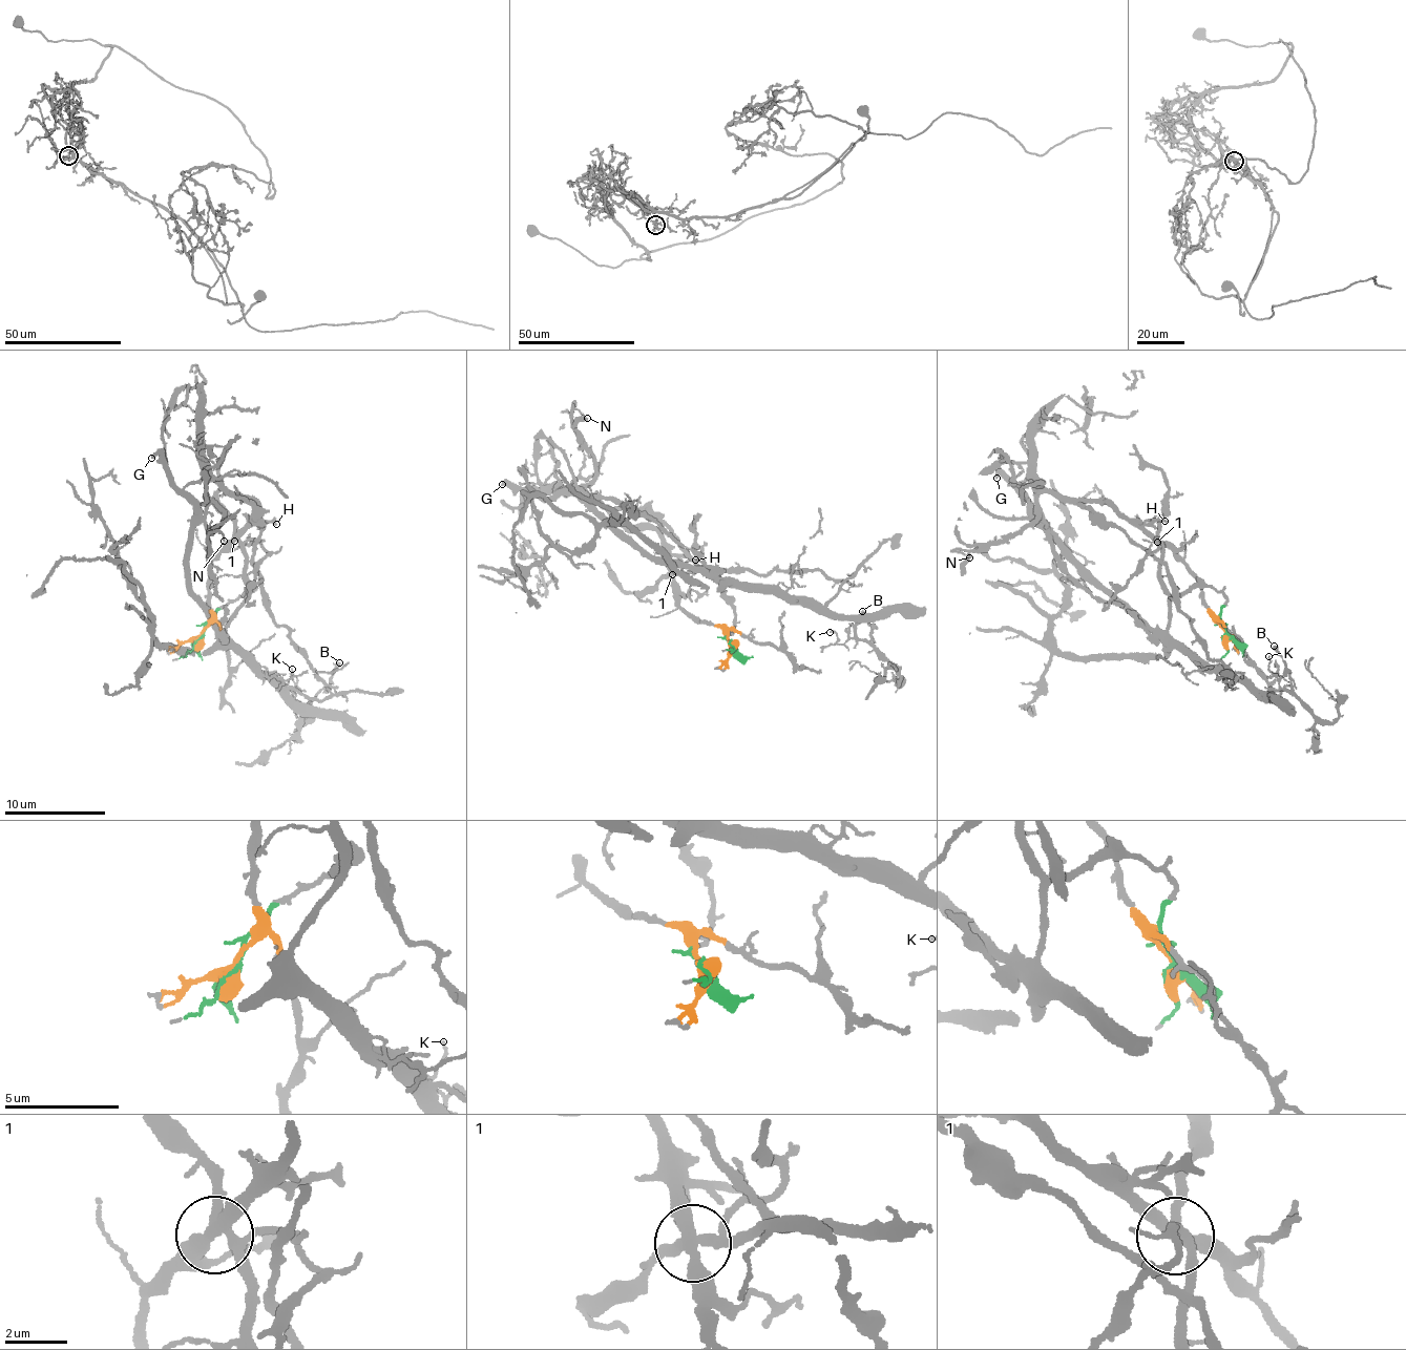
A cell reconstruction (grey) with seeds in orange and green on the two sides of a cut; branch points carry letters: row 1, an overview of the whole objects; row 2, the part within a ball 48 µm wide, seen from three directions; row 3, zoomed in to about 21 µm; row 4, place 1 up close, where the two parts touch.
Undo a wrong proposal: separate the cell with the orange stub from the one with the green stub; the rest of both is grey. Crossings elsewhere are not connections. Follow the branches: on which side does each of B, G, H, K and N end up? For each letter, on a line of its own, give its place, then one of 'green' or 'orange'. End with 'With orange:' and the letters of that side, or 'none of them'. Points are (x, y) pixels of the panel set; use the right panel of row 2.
B: at (1274, 646); green
G: at (997, 478); green
H: at (1165, 521); orange
K: at (1268, 656); green
N: at (969, 557); orange
With orange: H, N

